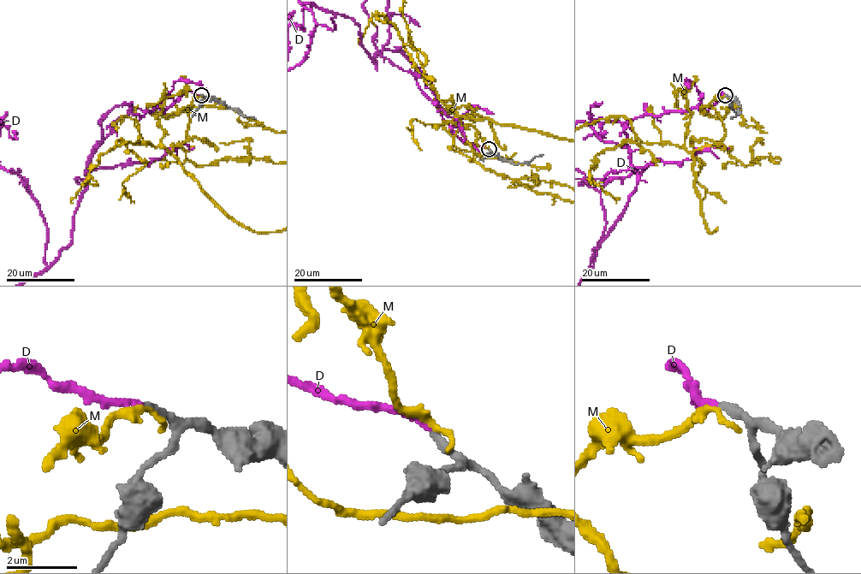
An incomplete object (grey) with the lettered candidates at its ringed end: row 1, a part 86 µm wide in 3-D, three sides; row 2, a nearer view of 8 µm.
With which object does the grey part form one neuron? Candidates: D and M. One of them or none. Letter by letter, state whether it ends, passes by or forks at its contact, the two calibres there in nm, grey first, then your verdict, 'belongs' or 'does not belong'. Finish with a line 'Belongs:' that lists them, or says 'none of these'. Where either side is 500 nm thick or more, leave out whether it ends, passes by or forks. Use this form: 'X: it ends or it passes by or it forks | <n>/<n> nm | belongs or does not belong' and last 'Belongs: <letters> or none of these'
D: it ends | 240/170 nm | belongs
M: it ends | 280/280 nm | does not belong
Belongs: D

